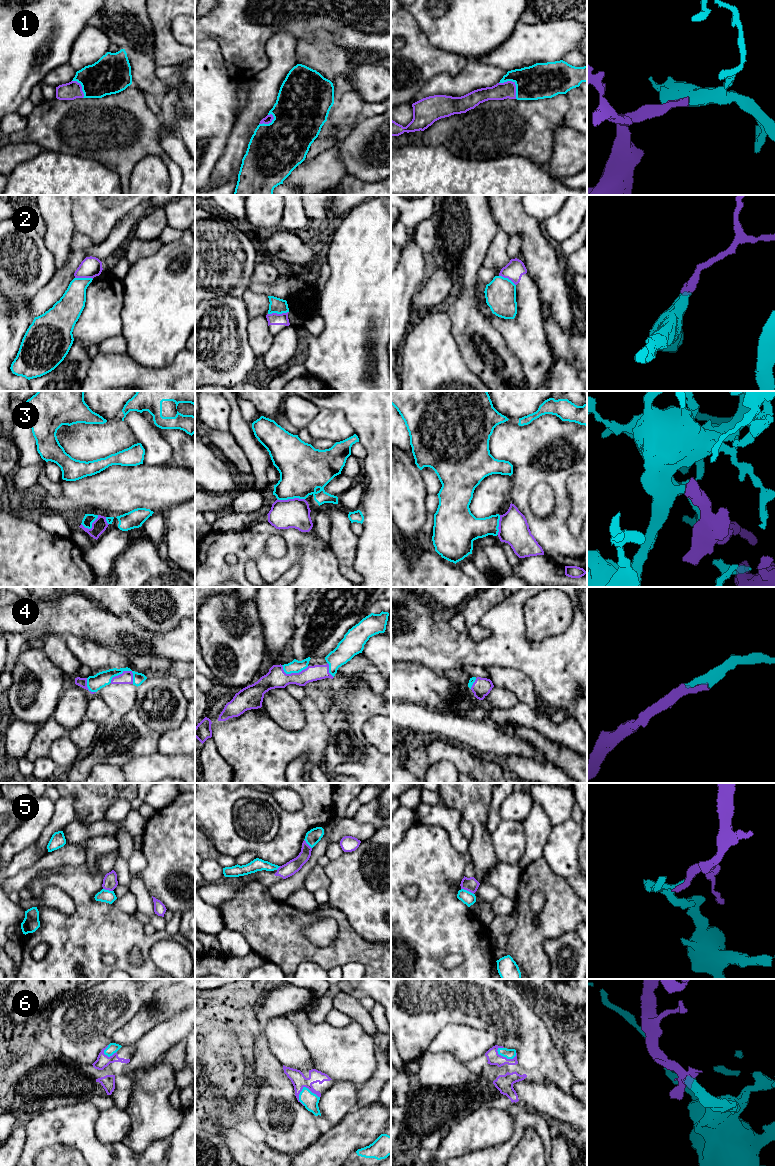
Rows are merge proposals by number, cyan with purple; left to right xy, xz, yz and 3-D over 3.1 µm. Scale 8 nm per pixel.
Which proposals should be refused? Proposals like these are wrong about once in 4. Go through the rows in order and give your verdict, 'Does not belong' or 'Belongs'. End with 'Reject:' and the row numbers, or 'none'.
1: Belongs
2: Does not belong
3: Does not belong
4: Belongs
5: Does not belong
6: Belongs
Reject: 2, 3, 5

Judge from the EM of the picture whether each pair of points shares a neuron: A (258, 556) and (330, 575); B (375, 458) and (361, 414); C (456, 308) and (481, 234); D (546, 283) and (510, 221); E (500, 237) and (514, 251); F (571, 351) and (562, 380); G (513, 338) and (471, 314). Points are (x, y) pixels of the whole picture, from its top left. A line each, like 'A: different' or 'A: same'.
A: same
B: same
C: same
D: same
E: different
F: different
G: different

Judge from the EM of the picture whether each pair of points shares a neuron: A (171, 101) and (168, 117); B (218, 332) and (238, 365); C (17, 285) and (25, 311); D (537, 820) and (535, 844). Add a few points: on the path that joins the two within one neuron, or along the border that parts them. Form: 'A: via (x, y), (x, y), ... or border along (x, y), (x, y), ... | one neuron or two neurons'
A: via (169, 105), (168, 113) | one neuron
B: via (226, 340), (233, 347), (235, 357) | one neuron
C: border along (29, 302), (23, 302), (14, 310), (10, 309) | two neurons
D: via (537, 826), (536, 838) | one neuron

